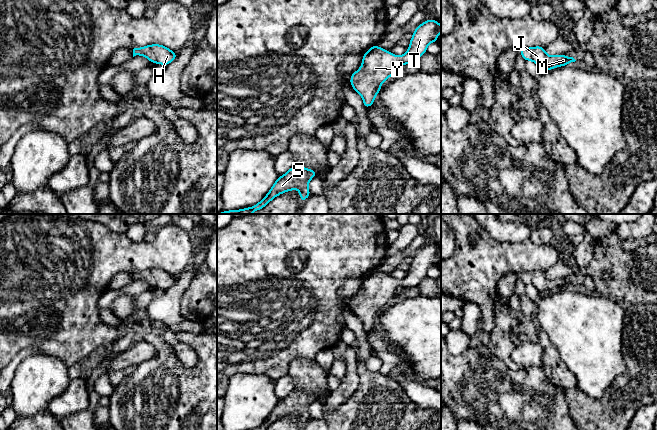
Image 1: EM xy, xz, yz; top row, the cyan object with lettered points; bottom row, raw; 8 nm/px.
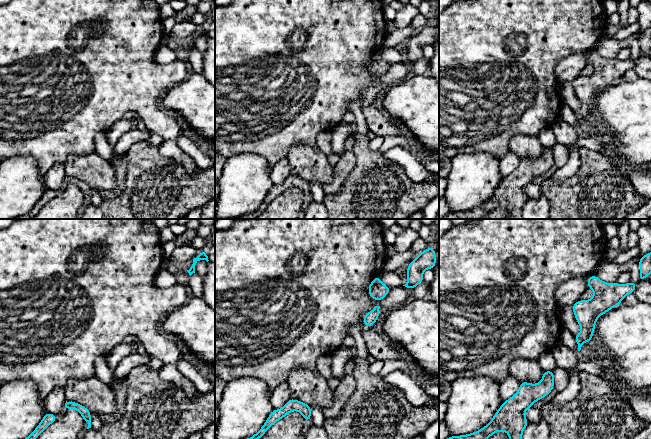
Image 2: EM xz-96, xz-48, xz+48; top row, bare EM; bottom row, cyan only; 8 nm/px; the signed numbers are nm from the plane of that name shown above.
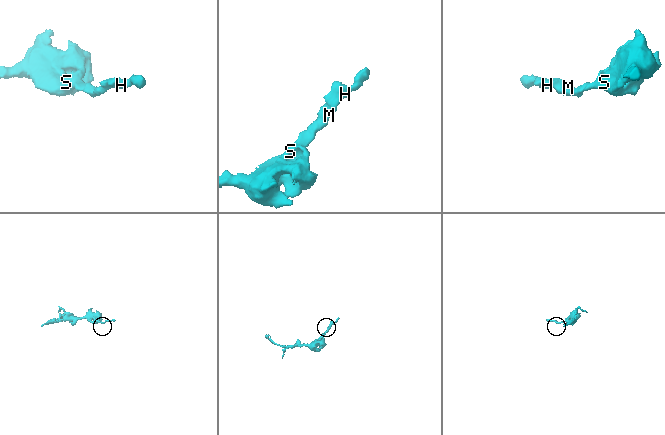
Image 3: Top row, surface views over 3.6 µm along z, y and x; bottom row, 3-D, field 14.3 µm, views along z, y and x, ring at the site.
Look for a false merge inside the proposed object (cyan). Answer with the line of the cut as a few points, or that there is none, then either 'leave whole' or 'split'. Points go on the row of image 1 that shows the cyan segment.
no cut; leave whole

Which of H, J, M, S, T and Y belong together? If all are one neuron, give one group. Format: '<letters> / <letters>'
H J M S T Y

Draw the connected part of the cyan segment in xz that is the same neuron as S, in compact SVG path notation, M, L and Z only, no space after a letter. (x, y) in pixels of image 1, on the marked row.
M294 165L283 176L279 176L270 191L256 205L239 210L222 211L218 214L252 214L254 211L263 209L278 195L297 189L300 193L300 201L304 202L310 195L309 181L317 176L316 171L306 167Z

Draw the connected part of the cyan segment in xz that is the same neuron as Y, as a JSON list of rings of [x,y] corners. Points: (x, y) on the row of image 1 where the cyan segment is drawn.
[[[434,19],[426,20],[416,29],[409,40],[410,46],[404,55],[397,56],[377,45],[369,48],[362,56],[362,65],[351,74],[352,88],[363,98],[363,104],[368,109],[374,104],[375,97],[381,90],[381,85],[394,76],[399,64],[415,63],[425,53],[430,43],[437,42],[441,25]]]

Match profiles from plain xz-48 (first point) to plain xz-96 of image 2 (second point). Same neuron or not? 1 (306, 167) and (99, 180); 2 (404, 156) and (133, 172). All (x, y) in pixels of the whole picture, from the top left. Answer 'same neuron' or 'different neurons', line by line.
1: same neuron
2: different neurons

